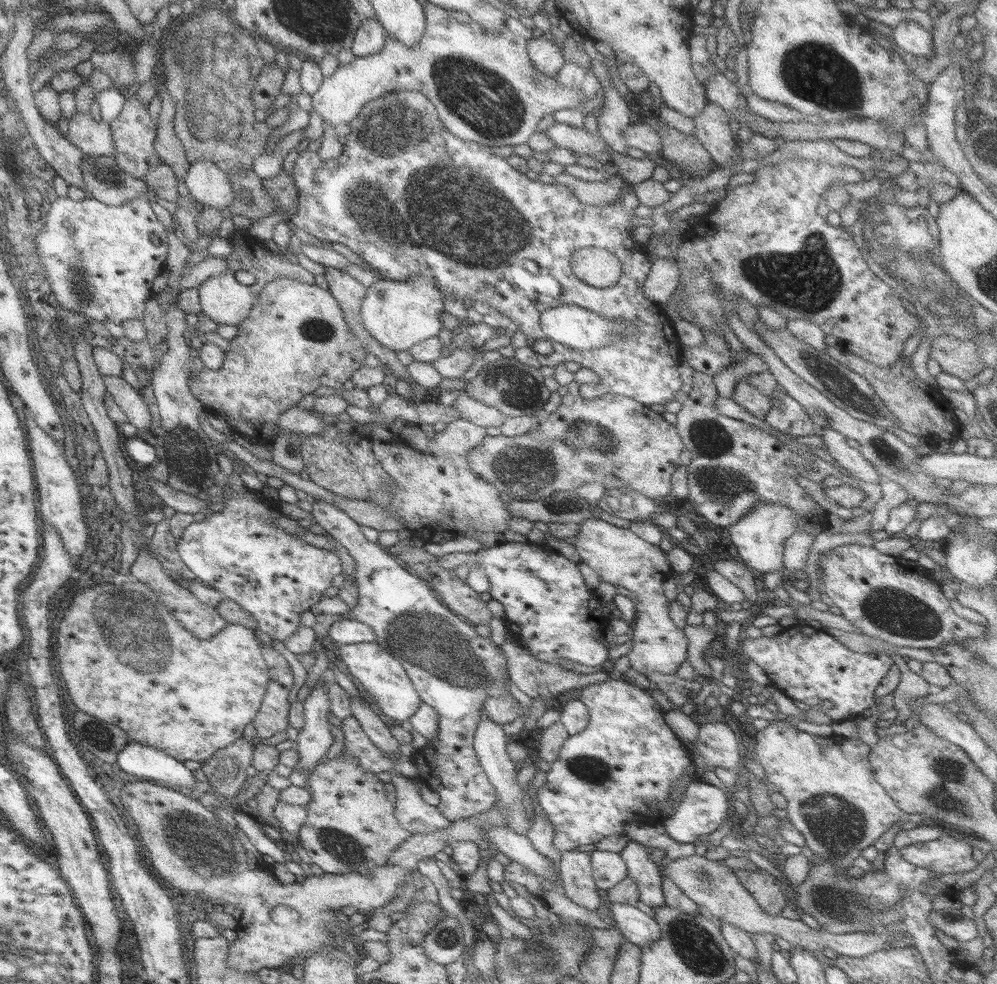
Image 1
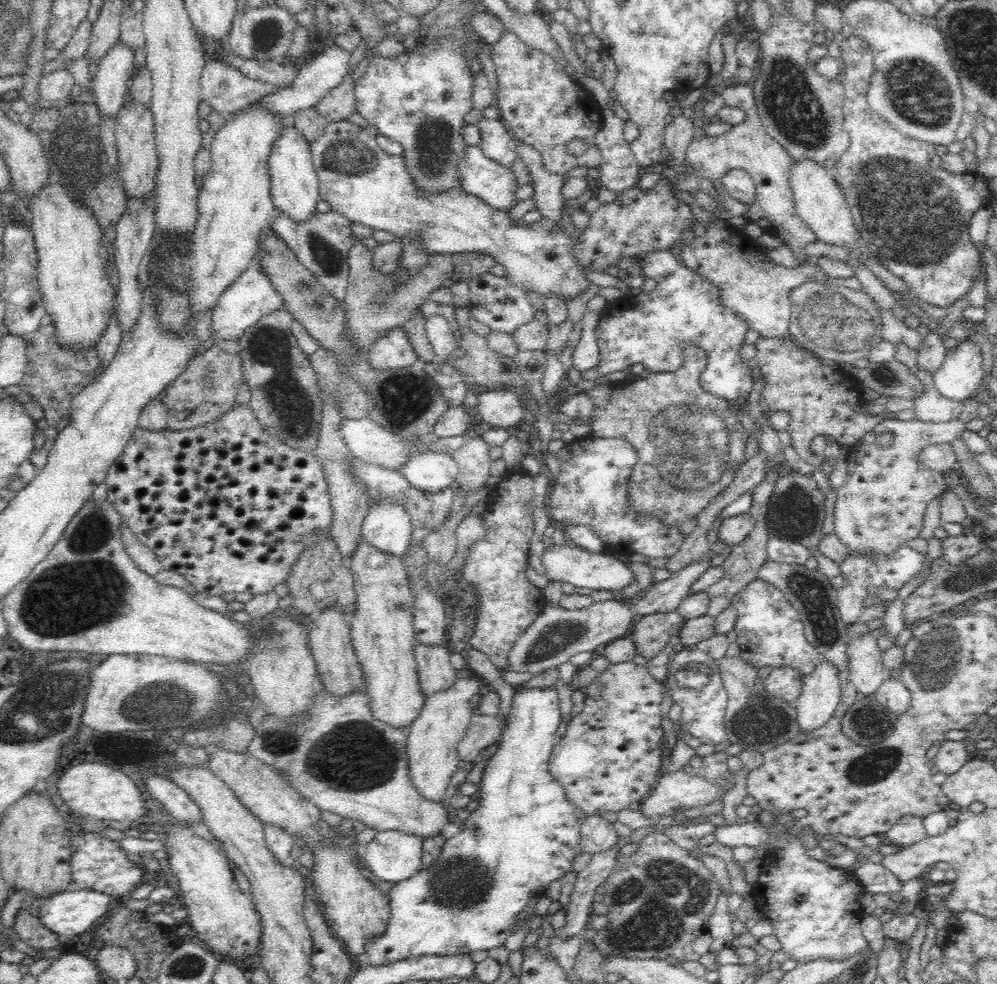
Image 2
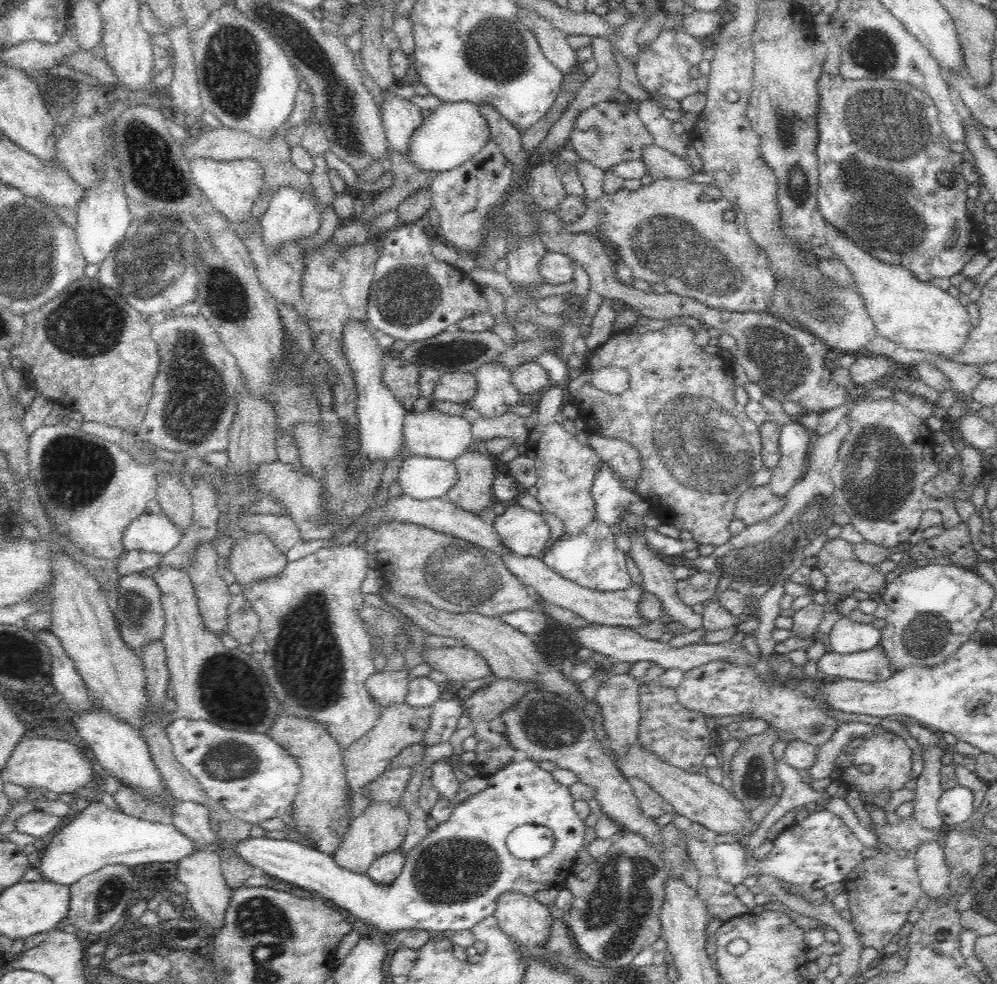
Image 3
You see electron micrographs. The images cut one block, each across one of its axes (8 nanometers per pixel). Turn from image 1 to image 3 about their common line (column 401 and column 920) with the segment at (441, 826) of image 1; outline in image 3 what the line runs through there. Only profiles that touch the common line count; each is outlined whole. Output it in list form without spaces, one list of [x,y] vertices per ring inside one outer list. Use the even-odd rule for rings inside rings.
[[[922,746],[924,752],[921,754],[924,760],[924,771],[917,776],[917,785],[914,790],[914,814],[916,821],[924,829],[931,832],[940,832],[944,824],[940,817],[937,804],[943,793],[940,787],[941,759],[946,752],[946,746]]]

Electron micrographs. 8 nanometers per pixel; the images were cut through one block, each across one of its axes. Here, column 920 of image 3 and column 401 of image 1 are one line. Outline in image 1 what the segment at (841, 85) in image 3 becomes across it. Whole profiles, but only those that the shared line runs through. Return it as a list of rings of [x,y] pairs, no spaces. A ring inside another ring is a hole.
[[[401,90],[400,92],[393,92],[382,98],[371,100],[366,106],[361,108],[360,114],[352,122],[349,122],[348,125],[350,126],[350,133],[348,134],[346,145],[343,146],[342,155],[337,159],[320,161],[318,151],[313,152],[308,148],[299,154],[294,164],[294,171],[292,172],[293,181],[298,190],[298,210],[296,214],[291,216],[289,220],[291,223],[328,246],[332,243],[344,244],[346,248],[349,248],[354,254],[363,259],[369,268],[379,271],[382,274],[382,278],[394,281],[406,281],[412,275],[424,275],[441,292],[442,297],[454,294],[456,298],[460,298],[463,302],[470,300],[472,303],[484,302],[484,304],[488,304],[492,308],[491,310],[500,313],[507,320],[507,323],[511,325],[516,322],[518,324],[518,326],[515,326],[518,327],[516,330],[526,335],[528,346],[531,348],[538,340],[546,340],[546,336],[543,334],[540,326],[540,315],[542,312],[561,304],[581,306],[606,320],[615,320],[615,318],[617,320],[625,320],[625,322],[629,322],[636,327],[636,336],[618,338],[610,346],[604,346],[604,348],[598,348],[598,350],[574,350],[556,342],[551,342],[554,352],[548,356],[537,354],[537,358],[540,360],[541,366],[556,368],[556,366],[562,363],[565,364],[567,361],[578,362],[582,367],[590,368],[592,372],[596,372],[601,380],[598,392],[586,392],[586,398],[596,398],[605,394],[622,395],[634,399],[636,402],[647,407],[651,404],[665,405],[674,399],[676,393],[680,390],[680,386],[682,386],[682,379],[680,379],[680,373],[678,373],[678,365],[682,360],[680,352],[683,347],[674,332],[671,320],[662,310],[661,305],[648,300],[643,293],[644,282],[648,277],[648,273],[650,273],[653,262],[650,262],[646,258],[646,252],[643,251],[644,247],[633,238],[633,230],[635,231],[637,226],[632,225],[632,220],[634,220],[635,216],[634,209],[639,205],[638,197],[634,194],[633,185],[628,183],[622,185],[620,187],[620,194],[618,194],[618,197],[616,197],[616,200],[612,204],[606,204],[606,206],[586,206],[586,204],[582,204],[574,196],[571,188],[561,184],[545,184],[540,180],[532,180],[524,173],[514,170],[504,157],[494,155],[490,151],[490,146],[460,140],[453,134],[450,134],[438,118],[432,101],[428,100],[428,97],[424,96],[421,92]],[[590,247],[608,250],[608,252],[618,258],[618,261],[621,263],[622,276],[614,286],[609,288],[593,288],[576,279],[576,276],[572,273],[572,254],[578,248]],[[527,260],[536,262],[536,266],[538,266],[538,272],[534,276],[530,276],[528,270],[524,268],[524,263]]]

